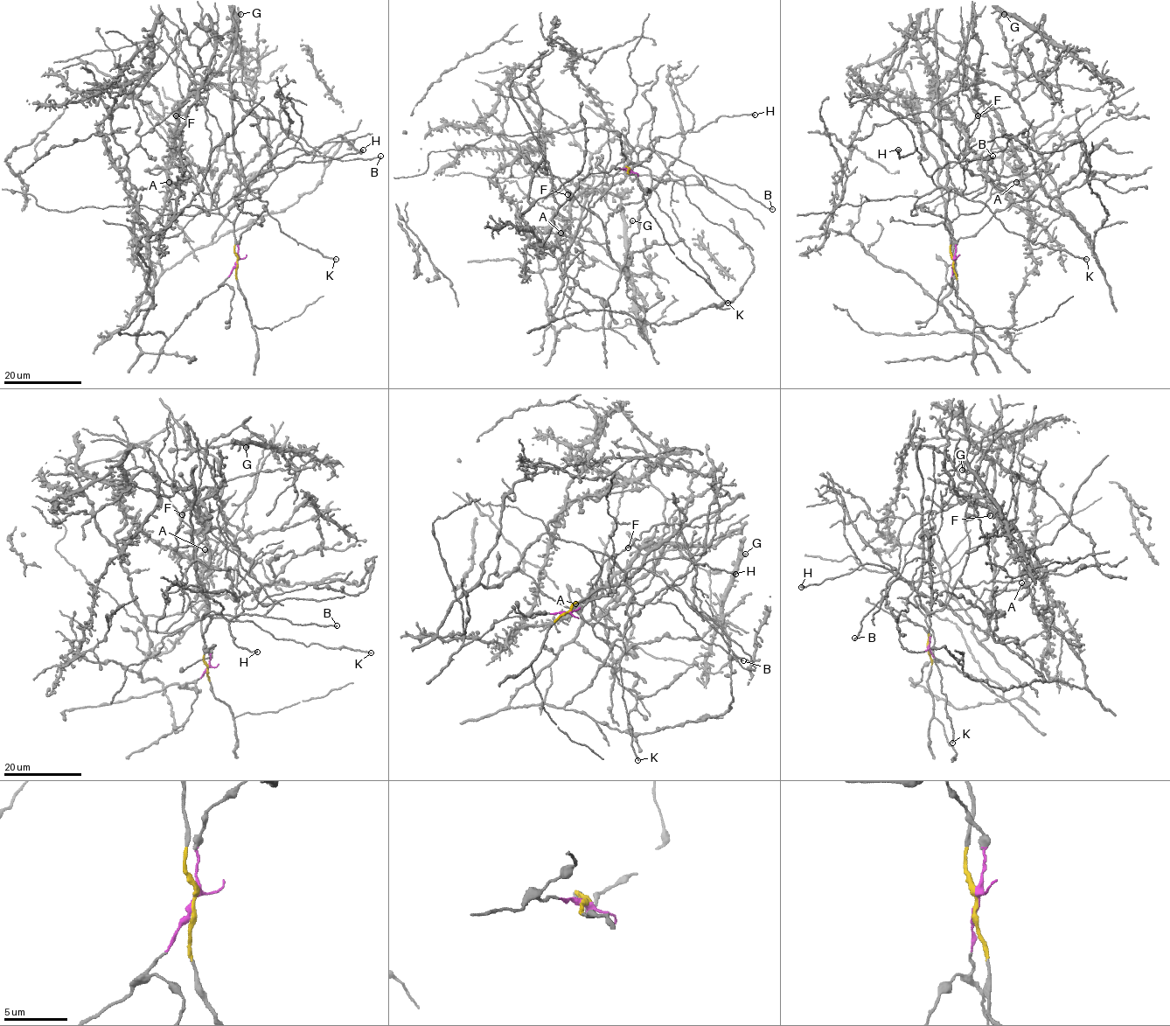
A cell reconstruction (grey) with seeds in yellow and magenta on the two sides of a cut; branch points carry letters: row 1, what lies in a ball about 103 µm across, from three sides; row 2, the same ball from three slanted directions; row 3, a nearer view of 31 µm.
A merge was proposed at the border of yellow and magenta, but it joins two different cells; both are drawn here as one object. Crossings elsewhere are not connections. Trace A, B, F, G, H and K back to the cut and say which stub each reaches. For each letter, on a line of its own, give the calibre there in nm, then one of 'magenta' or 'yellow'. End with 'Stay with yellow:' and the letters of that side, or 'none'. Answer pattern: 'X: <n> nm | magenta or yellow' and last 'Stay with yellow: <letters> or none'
A: 460 nm | yellow
B: 170 nm | yellow
F: 480 nm | yellow
G: 480 nm | yellow
H: 440 nm | yellow
K: 220 nm | yellow
Stay with yellow: A, B, F, G, H, K

